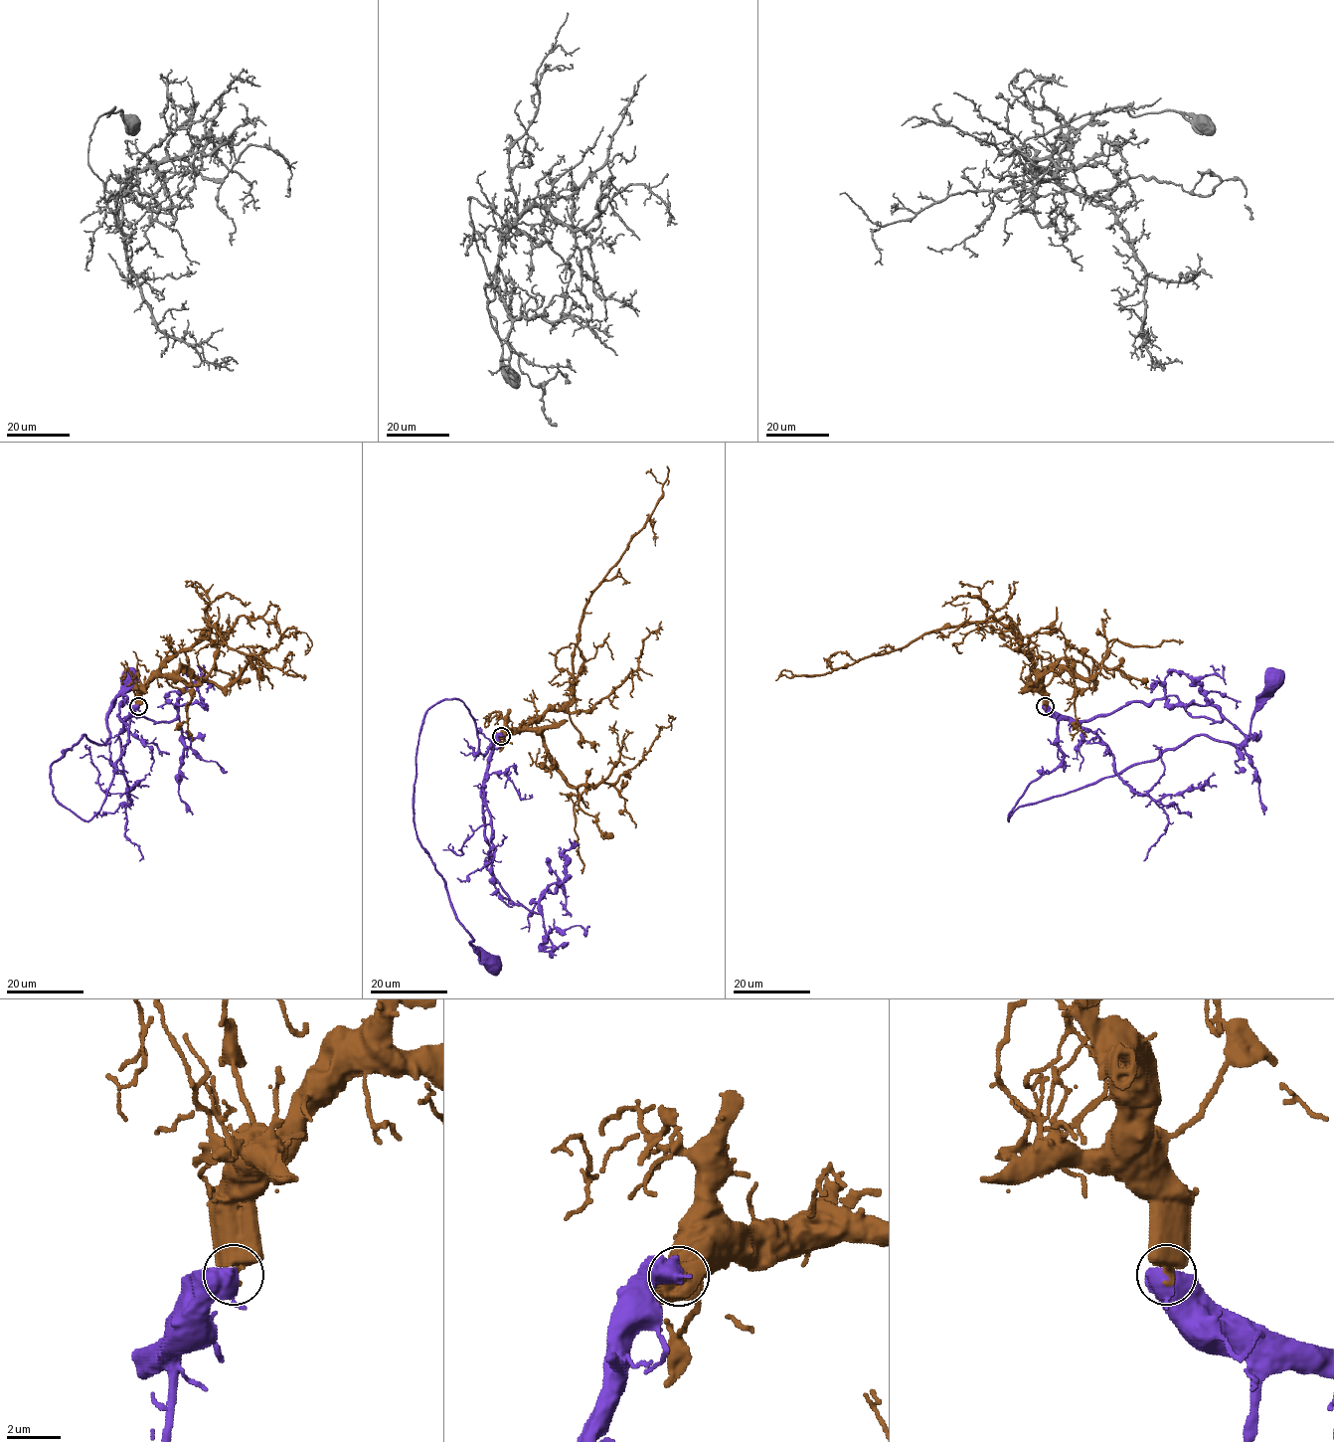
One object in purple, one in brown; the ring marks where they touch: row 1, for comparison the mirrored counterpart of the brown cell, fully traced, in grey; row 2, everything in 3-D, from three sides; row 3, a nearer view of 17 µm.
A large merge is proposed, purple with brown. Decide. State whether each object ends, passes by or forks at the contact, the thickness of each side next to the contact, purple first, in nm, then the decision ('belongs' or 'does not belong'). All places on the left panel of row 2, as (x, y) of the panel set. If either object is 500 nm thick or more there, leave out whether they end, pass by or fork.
calibres 500 and 650 nm; belongs

